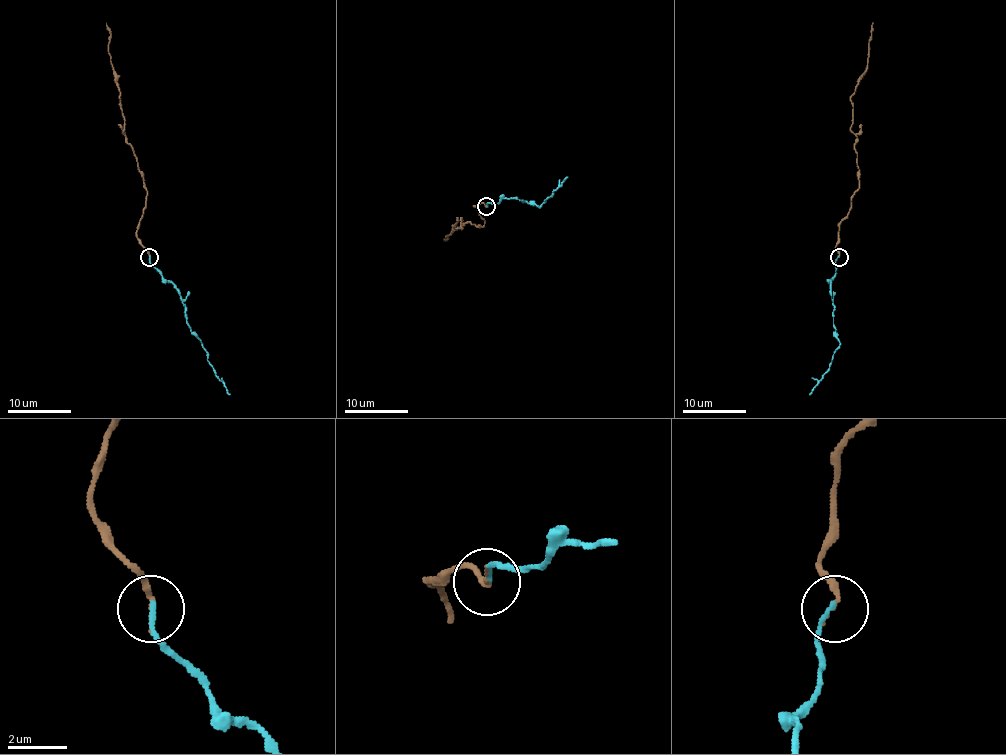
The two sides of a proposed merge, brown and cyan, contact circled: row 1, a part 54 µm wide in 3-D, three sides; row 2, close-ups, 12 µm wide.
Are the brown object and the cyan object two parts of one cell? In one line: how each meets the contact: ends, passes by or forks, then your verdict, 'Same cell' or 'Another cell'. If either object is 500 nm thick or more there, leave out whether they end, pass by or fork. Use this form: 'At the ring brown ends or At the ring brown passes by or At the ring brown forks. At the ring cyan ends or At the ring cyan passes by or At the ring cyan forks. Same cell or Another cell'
At the ring brown ends. At the ring cyan ends. Same cell

